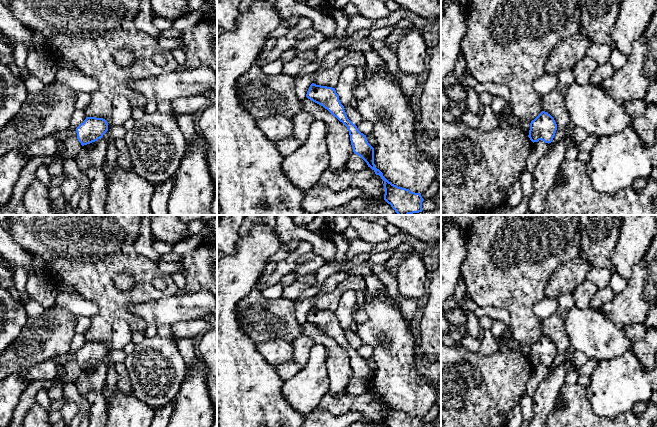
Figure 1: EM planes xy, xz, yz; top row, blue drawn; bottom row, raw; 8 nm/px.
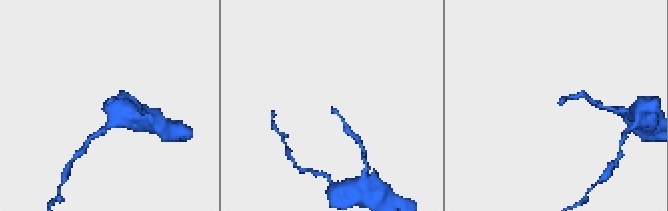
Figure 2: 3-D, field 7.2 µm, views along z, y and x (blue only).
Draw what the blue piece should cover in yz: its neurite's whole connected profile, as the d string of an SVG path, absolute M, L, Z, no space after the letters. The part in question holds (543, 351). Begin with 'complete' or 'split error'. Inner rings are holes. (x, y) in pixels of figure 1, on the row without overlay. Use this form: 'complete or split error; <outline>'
complete; M542 335L530 347L530 354L528 361L534 366L539 364L545 367L551 367L557 354L557 348L554 342L545 335Z

